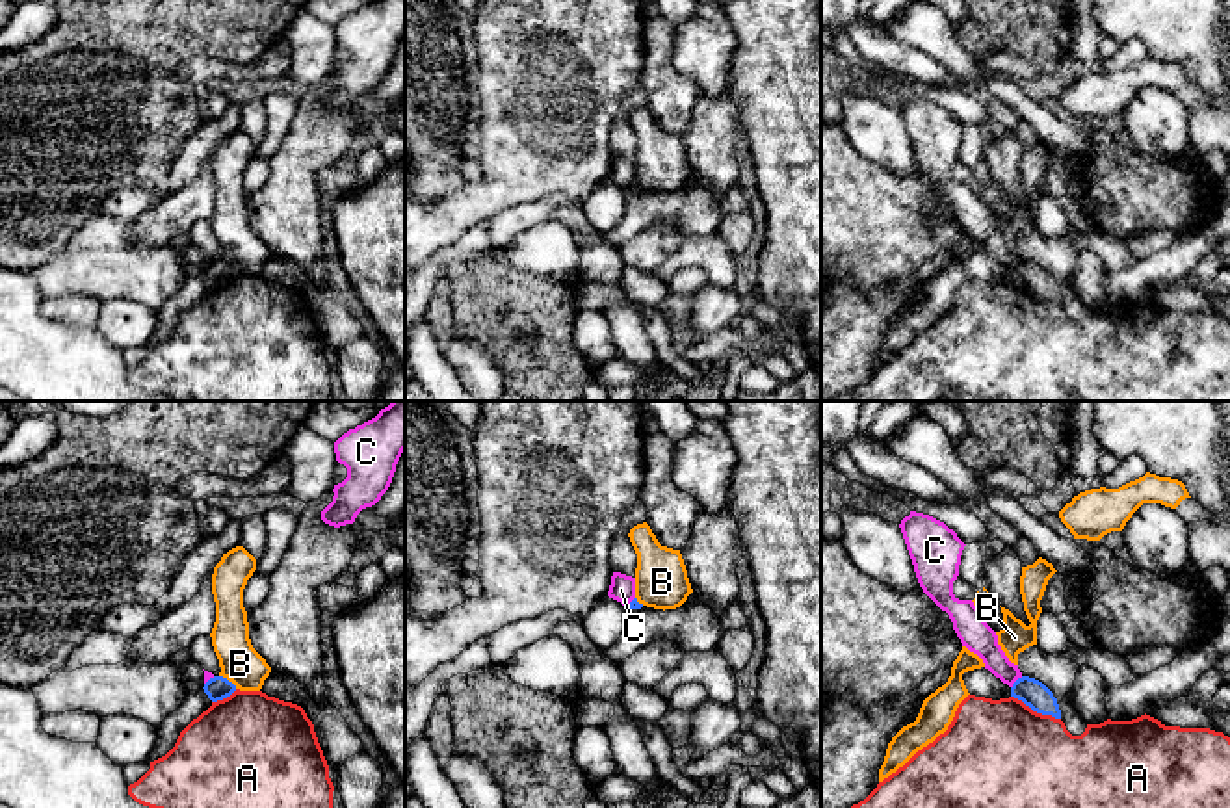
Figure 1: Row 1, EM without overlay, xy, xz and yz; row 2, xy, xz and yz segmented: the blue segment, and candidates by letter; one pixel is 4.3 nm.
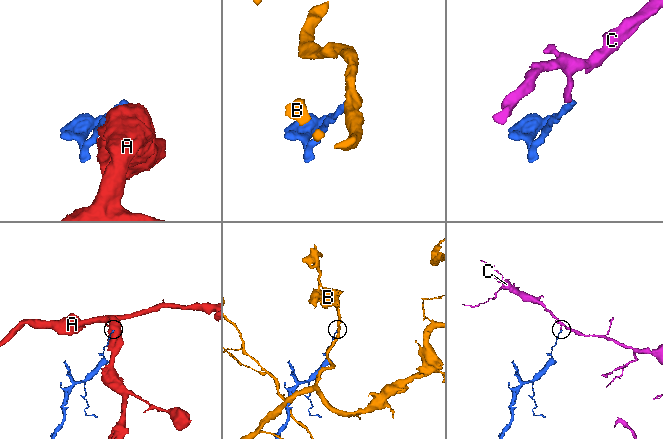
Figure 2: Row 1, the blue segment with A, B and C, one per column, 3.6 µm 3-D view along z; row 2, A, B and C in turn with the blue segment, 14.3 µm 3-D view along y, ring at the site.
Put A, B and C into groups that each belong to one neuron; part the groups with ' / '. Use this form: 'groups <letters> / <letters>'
groups A / B / C

